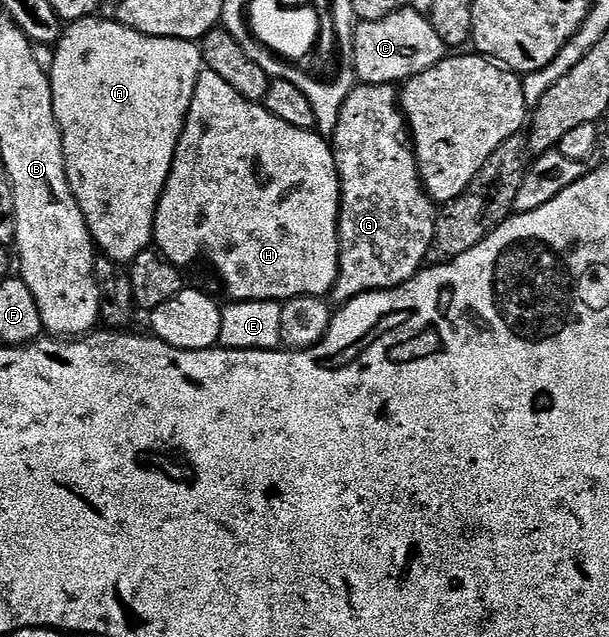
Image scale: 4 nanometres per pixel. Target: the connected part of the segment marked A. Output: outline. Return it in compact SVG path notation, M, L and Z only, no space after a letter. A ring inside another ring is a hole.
M89 18L79 20L67 25L60 33L60 41L55 44L54 66L50 73L52 82L52 101L54 102L54 114L62 134L62 146L64 147L64 165L70 182L70 190L86 218L86 226L90 230L95 247L103 255L109 256L117 264L124 266L138 254L149 251L153 247L152 231L154 230L154 218L158 210L158 202L162 190L168 181L168 175L174 162L176 147L180 141L180 135L184 129L184 123L190 110L190 102L194 98L196 83L204 68L204 55L200 52L199 43L178 38L162 38L161 36L147 36L130 26L121 24L119 19L100 20L101 18Z

